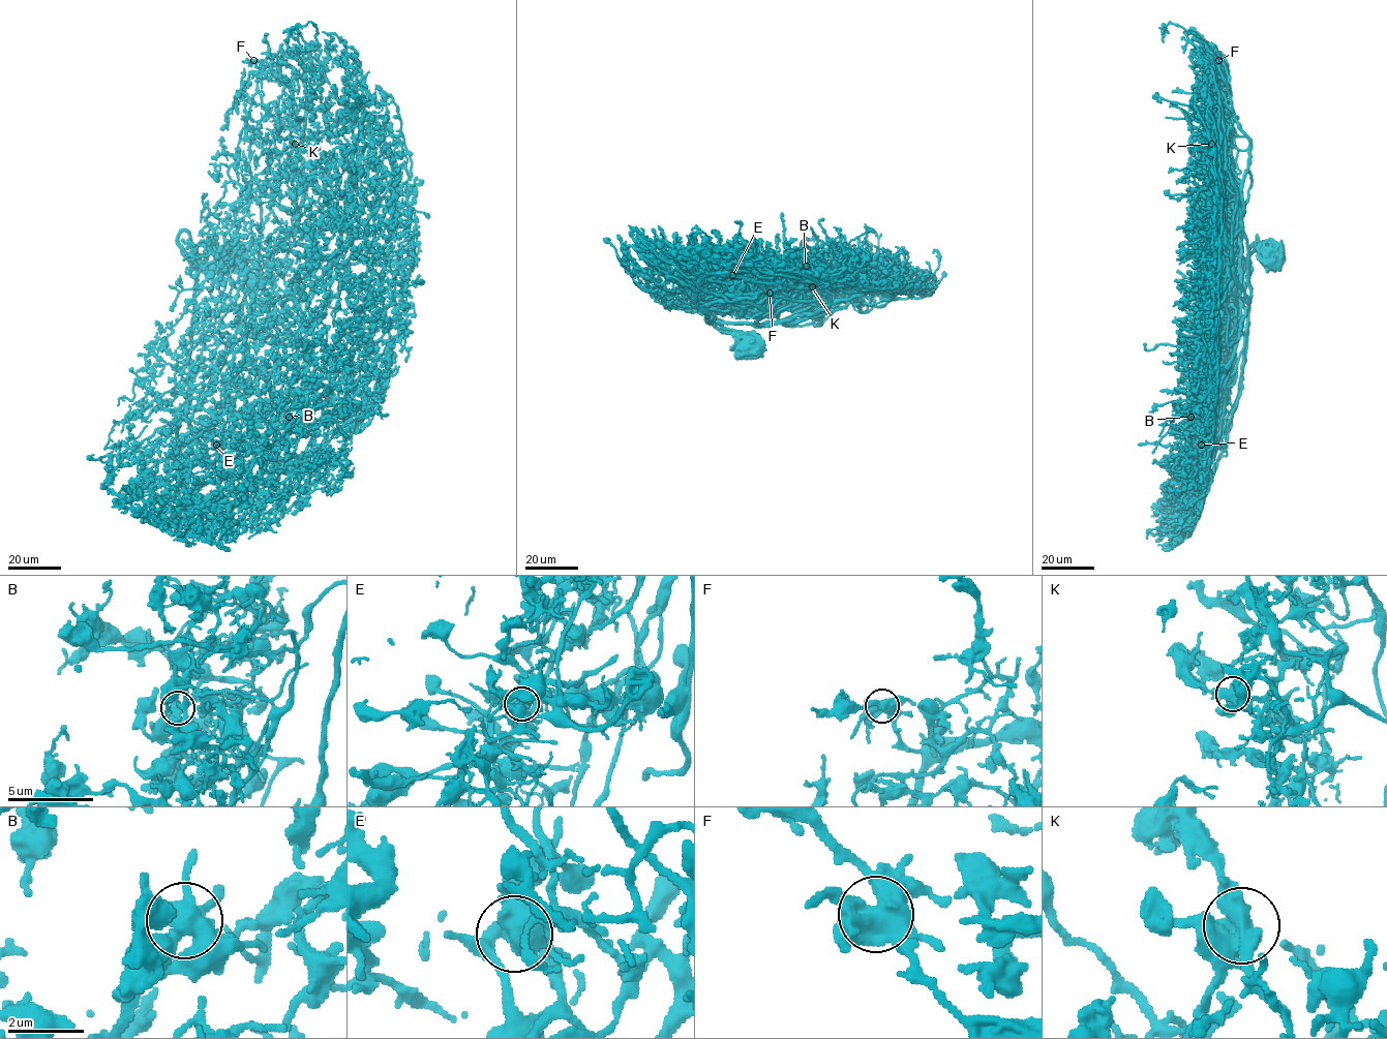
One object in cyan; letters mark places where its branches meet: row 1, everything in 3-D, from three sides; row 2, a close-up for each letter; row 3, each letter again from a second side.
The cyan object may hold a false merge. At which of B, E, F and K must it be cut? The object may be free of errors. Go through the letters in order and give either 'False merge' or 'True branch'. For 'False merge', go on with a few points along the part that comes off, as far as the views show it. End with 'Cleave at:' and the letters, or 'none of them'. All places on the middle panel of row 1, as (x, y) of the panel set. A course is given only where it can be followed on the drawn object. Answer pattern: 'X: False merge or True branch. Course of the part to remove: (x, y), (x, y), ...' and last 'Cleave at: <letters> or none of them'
B: True branch
E: True branch
F: True branch
K: True branch
Cleave at: none of them

